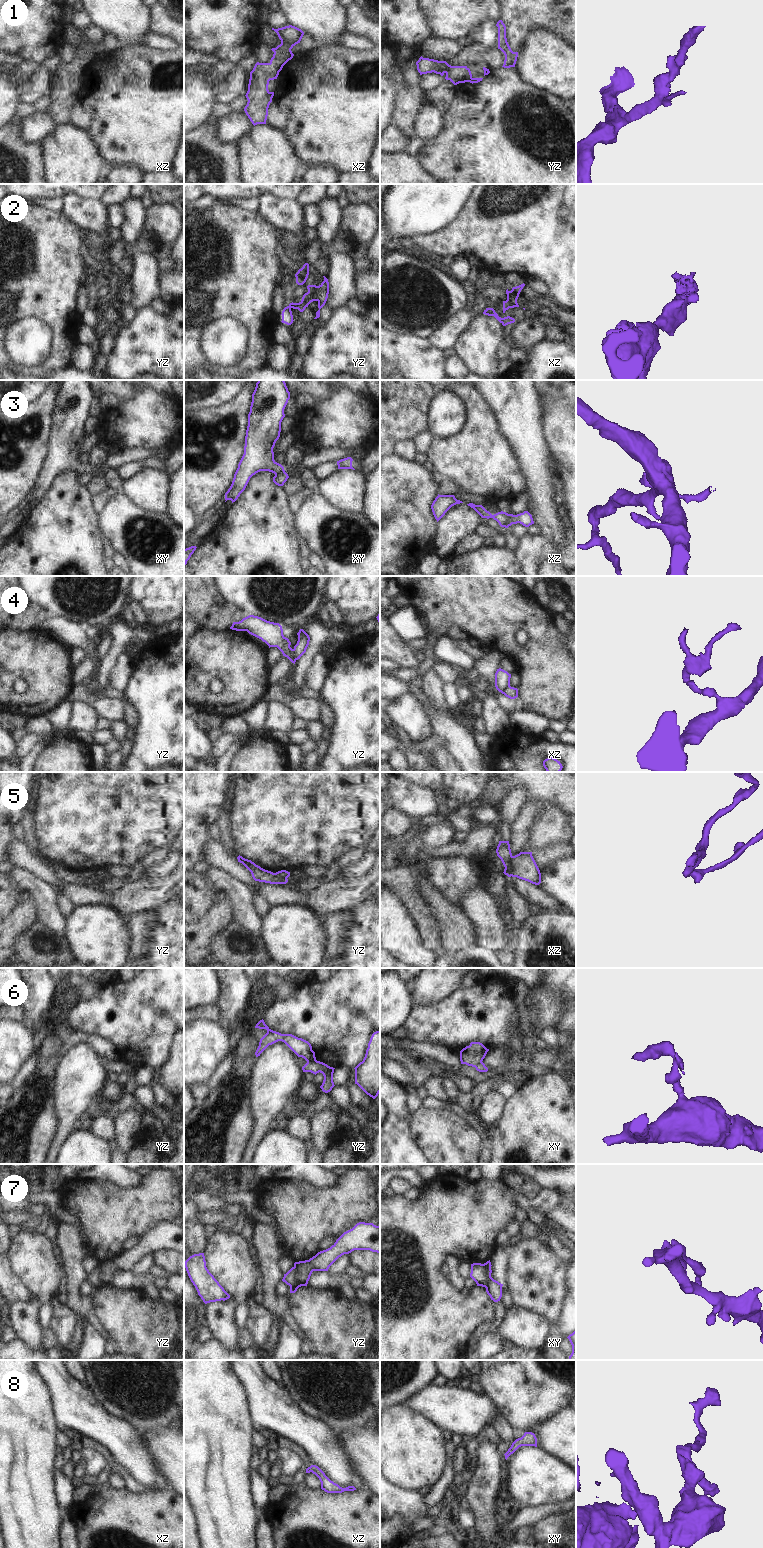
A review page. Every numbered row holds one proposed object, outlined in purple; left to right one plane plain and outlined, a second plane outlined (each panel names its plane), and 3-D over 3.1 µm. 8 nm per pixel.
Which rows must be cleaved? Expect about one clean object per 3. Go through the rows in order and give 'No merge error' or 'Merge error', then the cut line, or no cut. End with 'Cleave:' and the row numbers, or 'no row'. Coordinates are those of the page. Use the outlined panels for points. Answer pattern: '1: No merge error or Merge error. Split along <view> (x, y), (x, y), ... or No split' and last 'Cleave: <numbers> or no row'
1: No merge error. No split
2: Merge error. Split along xz (512, 288), (519, 293)
3: Merge error. Split along xy (284, 470), (275, 475)
4: Merge error. Split along yz (293, 649), (296, 659)
5: Merge error. Split along xz (512, 856), (509, 862), (508, 876)
6: Merge error. Split along yz (316, 1060), (307, 1062)
7: Merge error. Split along yz (294, 1267), (297, 1279), (291, 1284), (290, 1288)
8: No merge error. No split
Cleave: 2, 3, 4, 5, 6, 7

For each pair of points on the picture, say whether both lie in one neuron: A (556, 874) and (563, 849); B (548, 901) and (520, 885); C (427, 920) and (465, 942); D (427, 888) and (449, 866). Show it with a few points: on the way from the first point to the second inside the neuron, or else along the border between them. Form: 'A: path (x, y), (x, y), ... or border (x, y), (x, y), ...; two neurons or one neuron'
A: border (565, 858), (558, 859), (546, 869), (540, 871); two neurons
B: path (541, 898), (527, 887); one neuron
C: border (432, 906), (440, 923), (446, 950); two neurons
D: border (422, 868), (433, 884), (448, 899); two neurons

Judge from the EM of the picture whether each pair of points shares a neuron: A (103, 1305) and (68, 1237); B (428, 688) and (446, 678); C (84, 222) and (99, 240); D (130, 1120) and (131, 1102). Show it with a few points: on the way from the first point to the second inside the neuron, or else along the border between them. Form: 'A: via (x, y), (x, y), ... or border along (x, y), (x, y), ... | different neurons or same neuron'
A: border along (90, 1297), (93, 1303), (93, 1310), (100, 1320) | different neurons
B: border along (432, 668), (443, 684) | different neurons
C: via (89, 226), (98, 235) | same neuron
D: border along (142, 1115), (135, 1110), (128, 1109), (115, 1121) | different neurons

